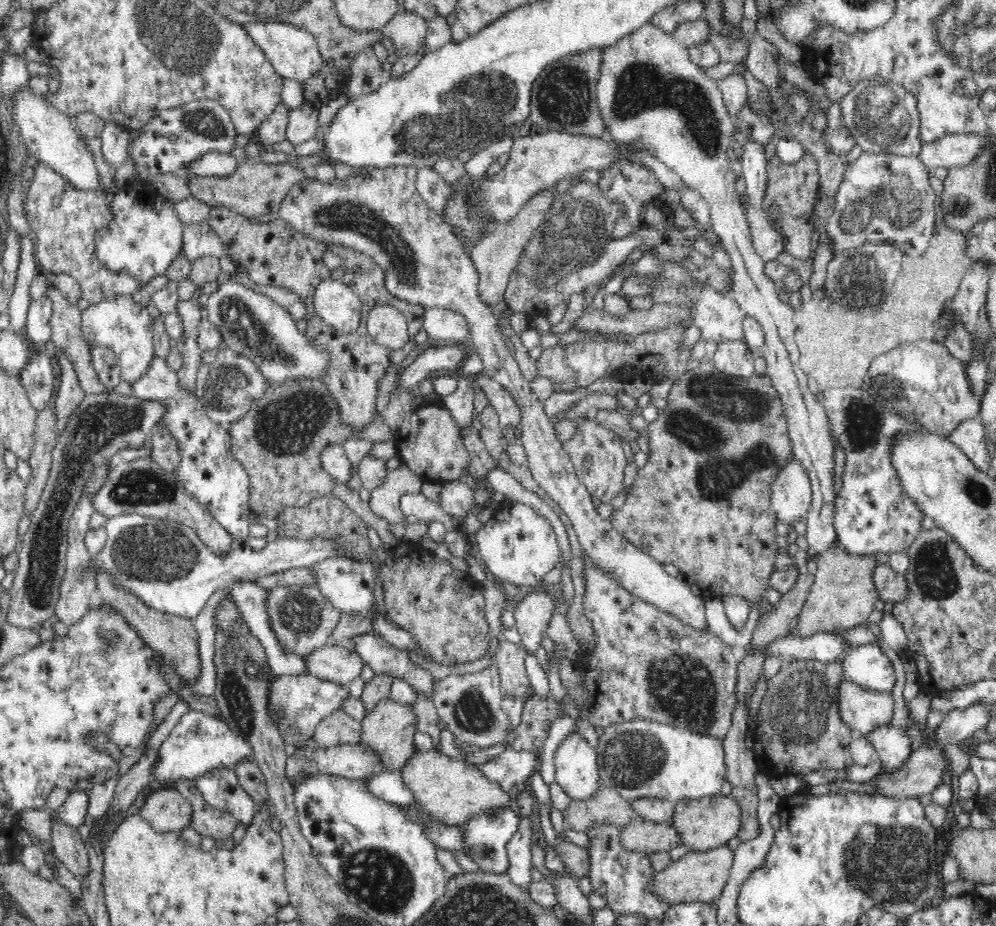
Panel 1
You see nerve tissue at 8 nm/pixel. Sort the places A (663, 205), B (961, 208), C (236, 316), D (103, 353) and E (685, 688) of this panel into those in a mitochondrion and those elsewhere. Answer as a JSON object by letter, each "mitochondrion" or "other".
{"A":"other","B":"mitochondrion","C":"mitochondrion","D":"other","E":"mitochondrion"}

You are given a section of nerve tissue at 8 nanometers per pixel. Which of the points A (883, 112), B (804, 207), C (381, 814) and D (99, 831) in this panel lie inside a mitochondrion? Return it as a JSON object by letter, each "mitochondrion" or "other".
{"A":"mitochondrion","B":"other","C":"other","D":"other"}

